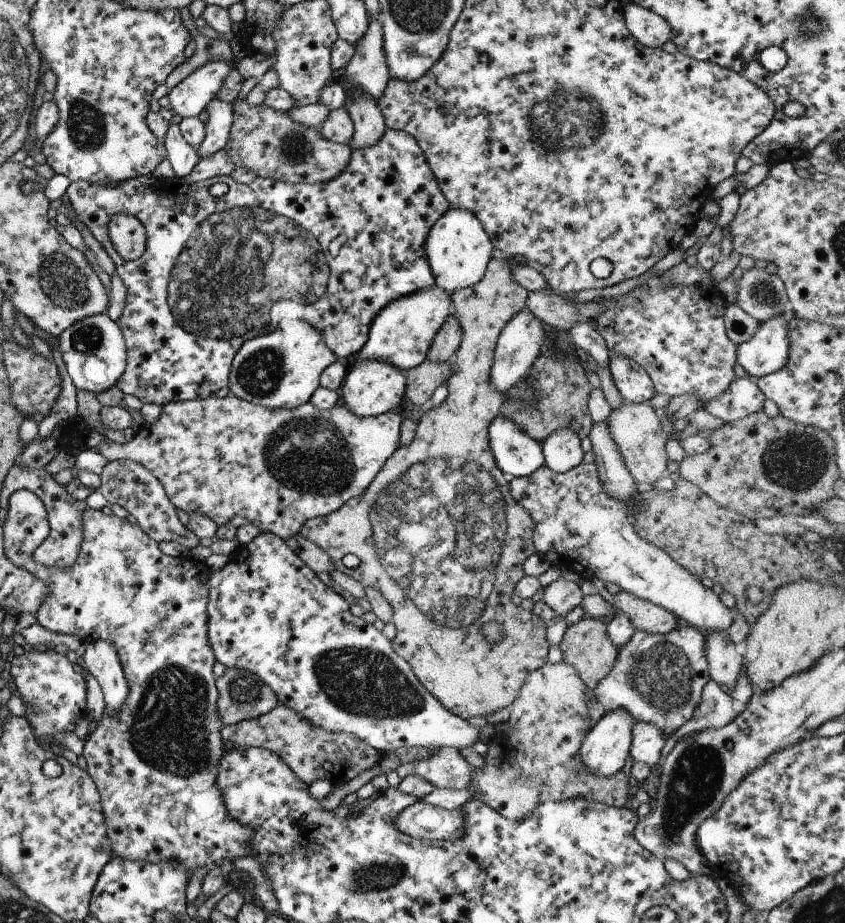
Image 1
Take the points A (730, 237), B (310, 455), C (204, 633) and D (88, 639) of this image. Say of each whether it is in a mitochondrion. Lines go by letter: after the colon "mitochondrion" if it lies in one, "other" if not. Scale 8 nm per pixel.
A: other
B: mitochondrion
C: other
D: other

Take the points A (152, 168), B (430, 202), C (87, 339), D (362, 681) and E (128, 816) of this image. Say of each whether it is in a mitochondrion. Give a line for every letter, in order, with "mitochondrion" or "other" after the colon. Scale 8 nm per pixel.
A: other
B: other
C: mitochondrion
D: mitochondrion
E: other

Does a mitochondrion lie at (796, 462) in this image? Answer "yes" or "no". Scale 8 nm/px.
yes

